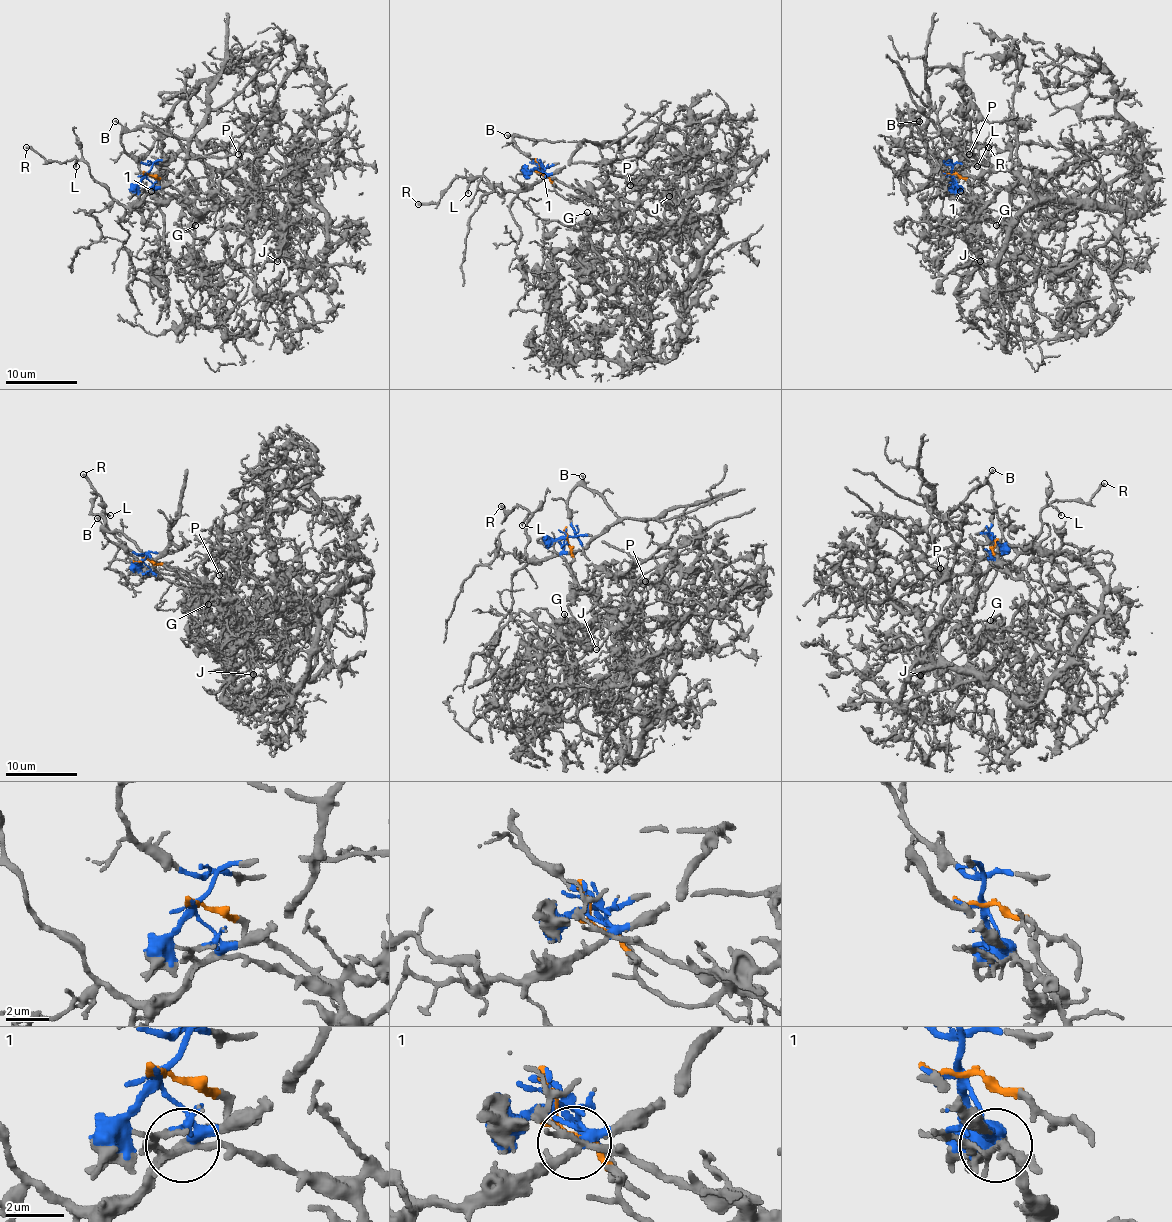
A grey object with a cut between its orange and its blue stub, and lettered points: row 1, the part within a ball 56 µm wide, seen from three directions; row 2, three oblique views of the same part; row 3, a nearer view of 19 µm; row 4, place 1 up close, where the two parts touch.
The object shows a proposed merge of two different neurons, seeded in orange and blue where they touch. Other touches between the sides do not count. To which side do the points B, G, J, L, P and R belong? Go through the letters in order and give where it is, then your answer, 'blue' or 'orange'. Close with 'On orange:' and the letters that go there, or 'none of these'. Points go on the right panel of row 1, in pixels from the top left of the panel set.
B: place (919, 121); blue
G: place (996, 225); orange
J: place (980, 261); orange
L: place (977, 166); blue
P: place (969, 154); orange
R: place (988, 147); blue
On orange: G, J, P

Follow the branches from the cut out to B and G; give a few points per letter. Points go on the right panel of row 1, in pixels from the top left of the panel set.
B: (950, 174), (950, 167), (925, 144), (918, 120)
G: (950, 174), (984, 190), (974, 212), (1001, 188), (1145, 210), (1067, 269), (1038, 269), (1013, 231), (997, 226)

